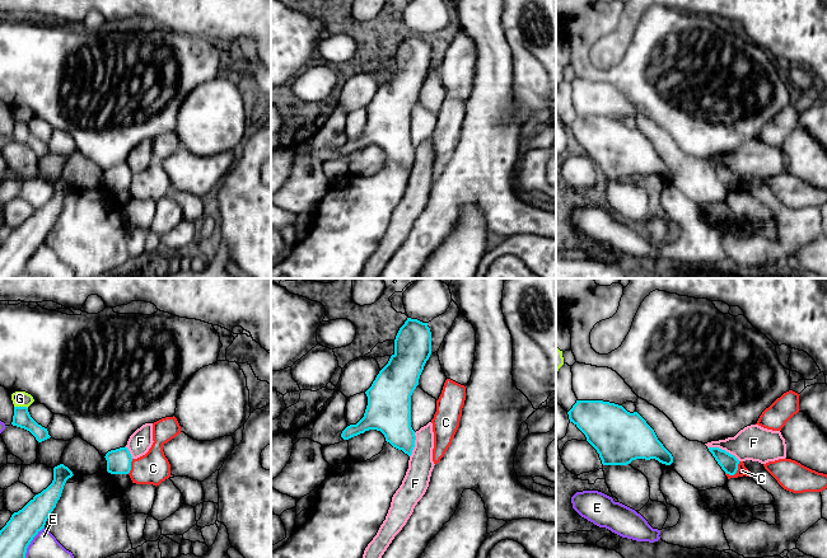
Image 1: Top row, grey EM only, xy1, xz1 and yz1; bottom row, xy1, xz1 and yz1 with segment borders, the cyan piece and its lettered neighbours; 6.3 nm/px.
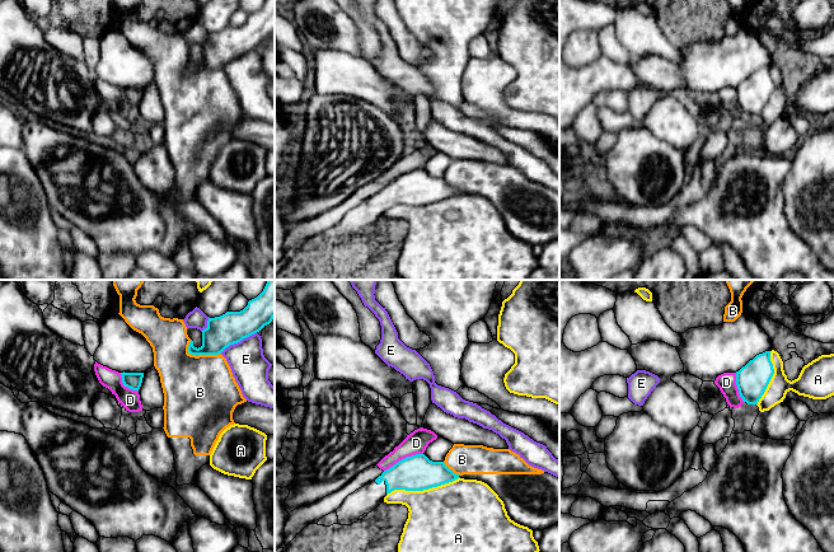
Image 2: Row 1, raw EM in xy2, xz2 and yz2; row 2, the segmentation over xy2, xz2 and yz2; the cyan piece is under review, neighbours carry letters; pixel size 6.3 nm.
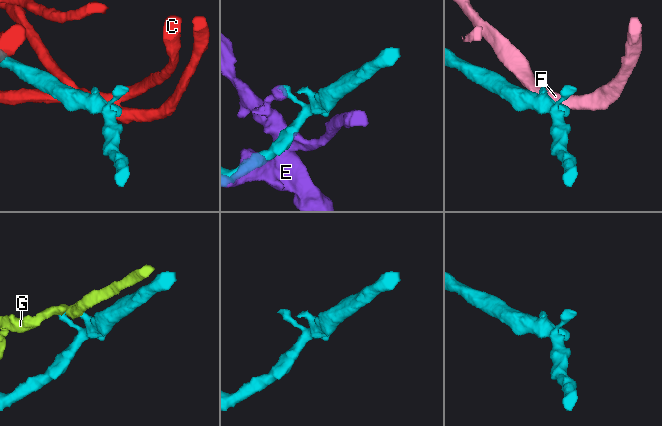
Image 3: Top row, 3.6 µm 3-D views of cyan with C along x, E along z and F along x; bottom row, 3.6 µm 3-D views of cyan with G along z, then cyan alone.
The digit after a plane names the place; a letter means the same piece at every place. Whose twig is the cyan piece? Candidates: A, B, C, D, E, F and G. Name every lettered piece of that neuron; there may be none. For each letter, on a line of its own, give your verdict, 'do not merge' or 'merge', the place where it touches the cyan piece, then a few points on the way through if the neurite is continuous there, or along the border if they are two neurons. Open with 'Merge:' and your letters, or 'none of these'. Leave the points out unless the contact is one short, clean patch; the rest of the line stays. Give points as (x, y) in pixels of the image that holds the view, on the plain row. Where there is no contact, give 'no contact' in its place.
Merge: none of these
A: do not merge | xz2 (422, 205)
B: do not merge | xy2 (202, 69)
C: do not merge | yz1 (736, 187) | along yz1 (739, 177), (738, 184), (733, 190), (725, 188)
D: do not merge | xz2 (404, 173) | along xz2 (422, 168), (407, 171), (384, 186)
E: do not merge | xy2 (238, 56)
F: do not merge | yz1 (724, 165) | along yz1 (708, 162), (724, 164), (739, 176)
G: do not merge | xy1 (20, 122)

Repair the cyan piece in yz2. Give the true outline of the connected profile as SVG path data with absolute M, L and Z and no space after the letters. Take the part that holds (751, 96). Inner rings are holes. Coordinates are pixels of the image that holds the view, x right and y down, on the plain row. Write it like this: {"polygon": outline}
{"polygon": "M770 66L756 70L735 89L742 116L748 120L758 120L774 89Z"}

